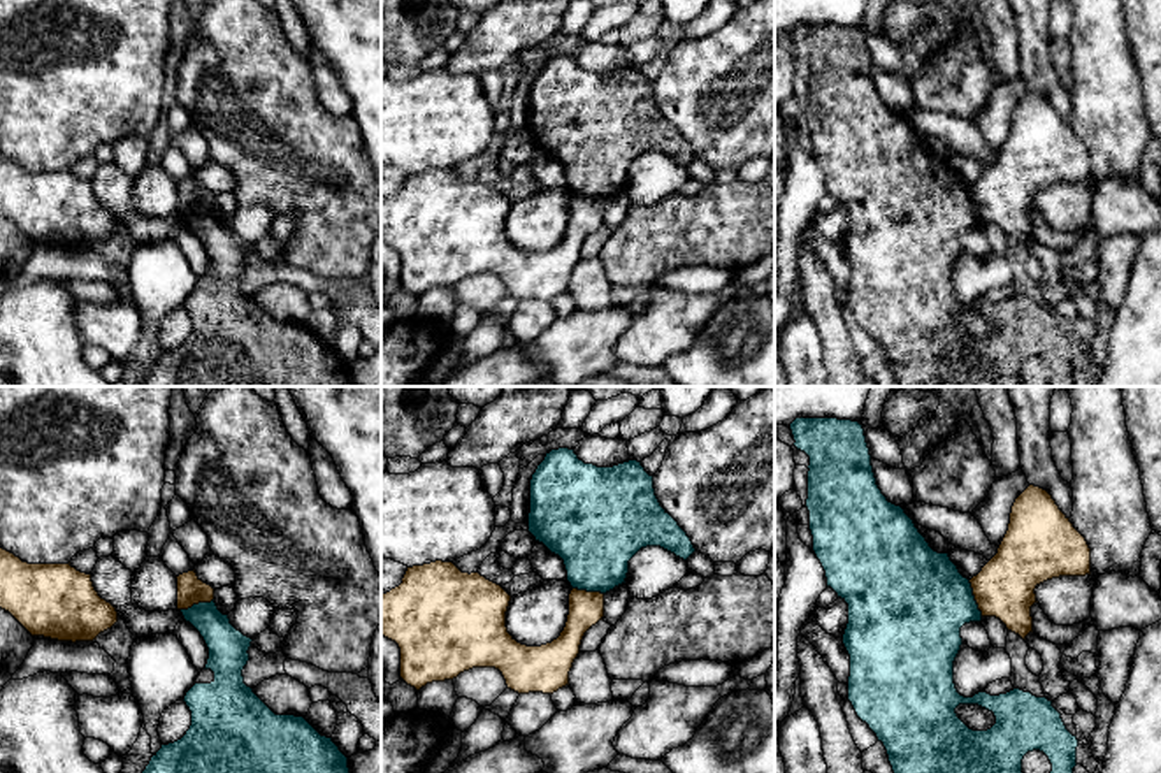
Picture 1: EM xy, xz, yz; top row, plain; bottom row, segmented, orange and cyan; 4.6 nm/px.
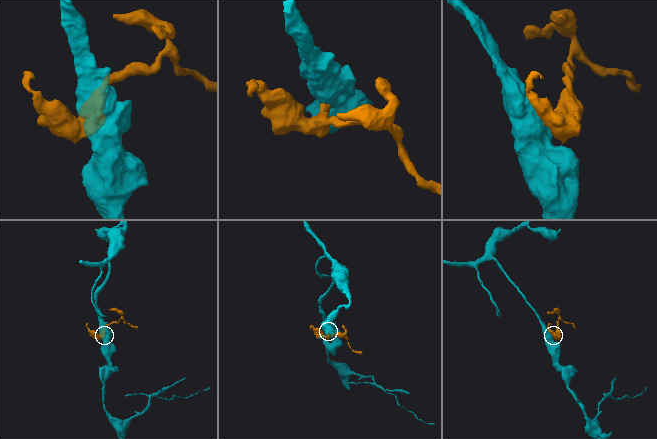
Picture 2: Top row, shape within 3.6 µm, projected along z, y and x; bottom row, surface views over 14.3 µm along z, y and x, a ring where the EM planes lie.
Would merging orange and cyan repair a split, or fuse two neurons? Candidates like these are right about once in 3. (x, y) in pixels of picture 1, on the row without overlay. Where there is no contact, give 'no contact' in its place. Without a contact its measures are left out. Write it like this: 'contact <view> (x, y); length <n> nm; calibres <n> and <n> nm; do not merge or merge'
contact yz (975, 204); length 180 nm; calibres 280 and 440 nm; do not merge

